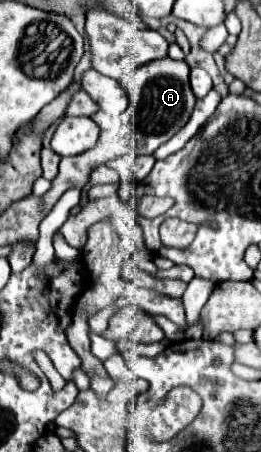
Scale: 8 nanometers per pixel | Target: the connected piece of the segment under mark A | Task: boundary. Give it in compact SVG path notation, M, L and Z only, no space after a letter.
M173 58L153 60L149 64L143 64L141 68L135 68L131 74L123 76L119 82L129 94L129 108L121 112L119 116L111 116L113 126L107 130L101 130L97 145L89 152L61 158L59 174L53 180L51 190L43 196L45 210L51 210L53 204L61 198L61 194L67 188L73 188L73 186L83 188L89 180L91 170L95 170L101 164L107 164L115 156L120 156L122 153L128 154L132 146L136 154L153 154L161 144L173 138L187 124L197 104L197 96L193 94L189 86L189 66L185 60L181 62Z

